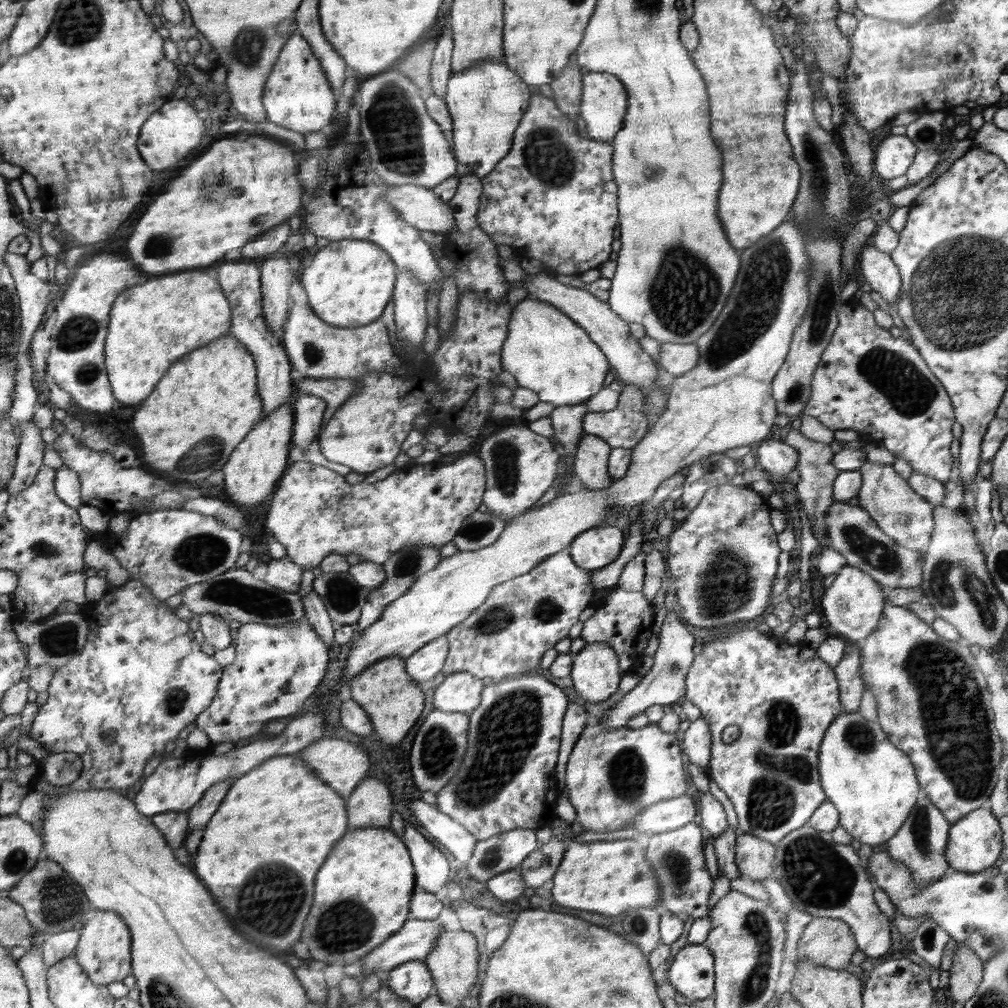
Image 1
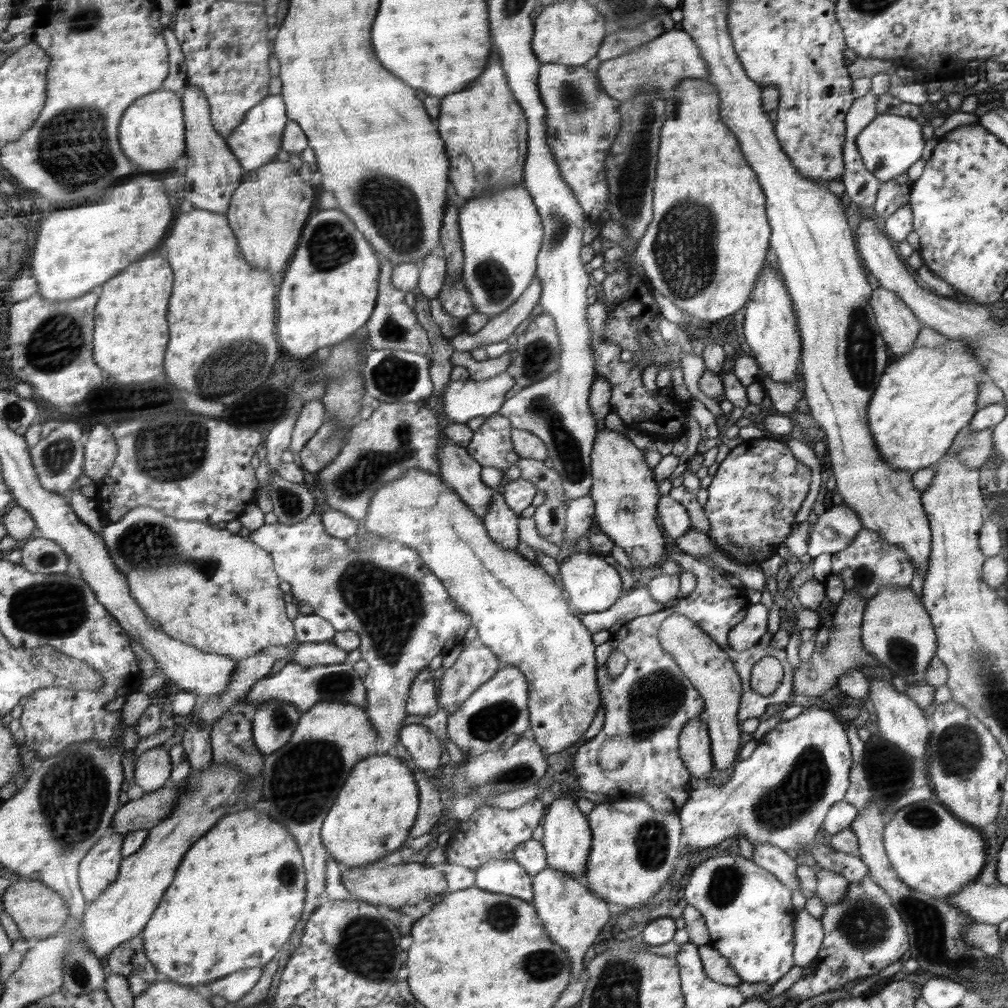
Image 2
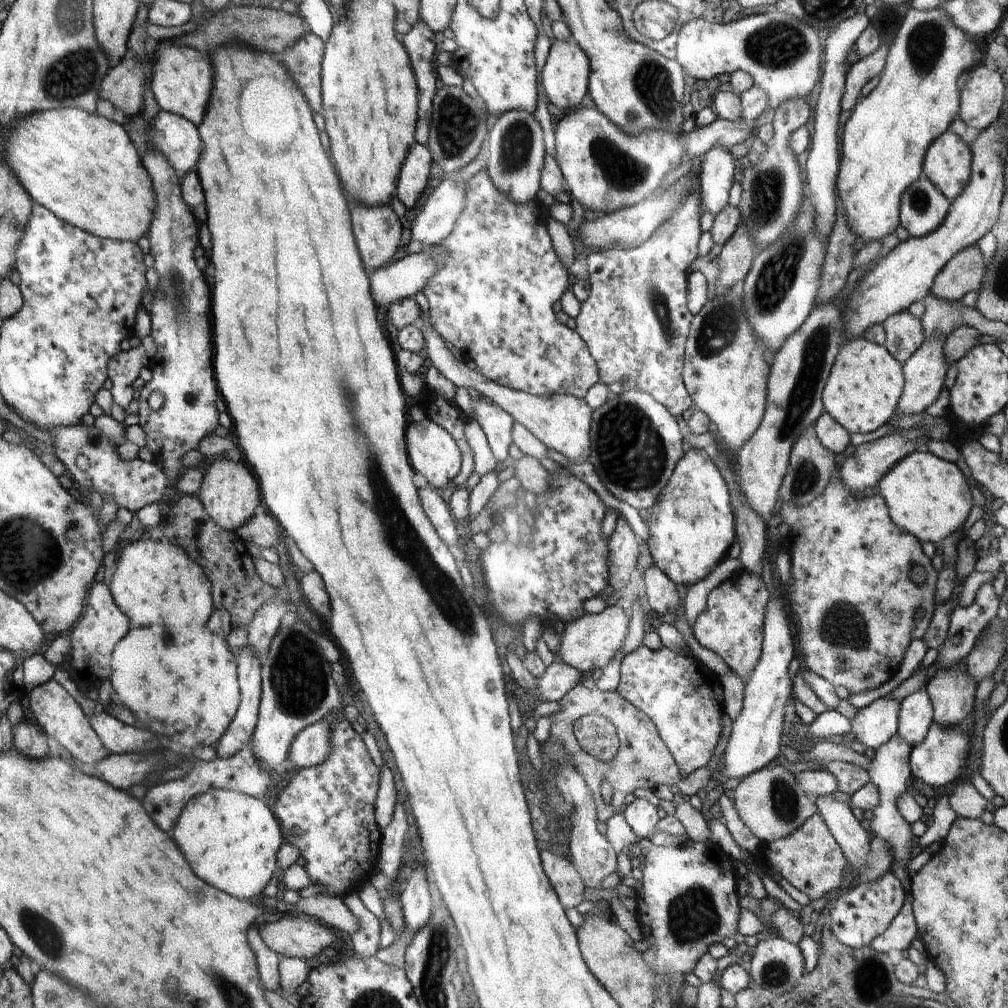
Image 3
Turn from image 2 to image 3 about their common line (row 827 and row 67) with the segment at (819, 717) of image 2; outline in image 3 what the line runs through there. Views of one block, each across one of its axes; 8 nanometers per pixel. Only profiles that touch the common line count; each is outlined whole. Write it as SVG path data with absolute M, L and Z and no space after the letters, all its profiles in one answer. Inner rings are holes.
M780 9L754 14L729 24L695 18L681 24L674 59L696 80L711 80L725 71L742 70L768 94L772 110L792 99L805 99L820 78L822 42L815 28Z

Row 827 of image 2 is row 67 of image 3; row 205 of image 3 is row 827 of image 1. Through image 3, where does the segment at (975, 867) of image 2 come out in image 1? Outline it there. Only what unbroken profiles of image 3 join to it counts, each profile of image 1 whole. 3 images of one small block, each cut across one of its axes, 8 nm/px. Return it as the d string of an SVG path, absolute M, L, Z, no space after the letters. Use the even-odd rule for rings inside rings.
M846 712L836 716L828 726L830 734L826 734L826 742L822 744L822 779L821 785L826 786L825 794L830 794L830 802L839 812L839 825L852 834L861 844L881 844L889 841L914 804L922 796L921 785L917 780L916 768L912 759L901 748L890 742L881 723L866 719L857 712Z

